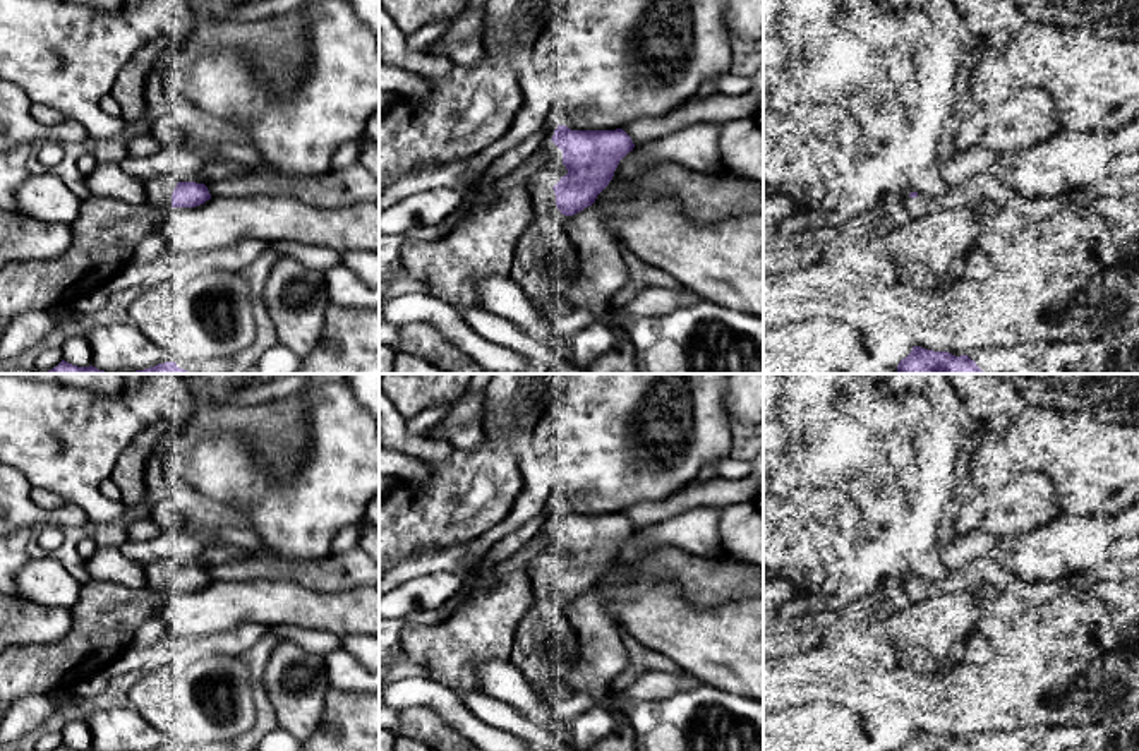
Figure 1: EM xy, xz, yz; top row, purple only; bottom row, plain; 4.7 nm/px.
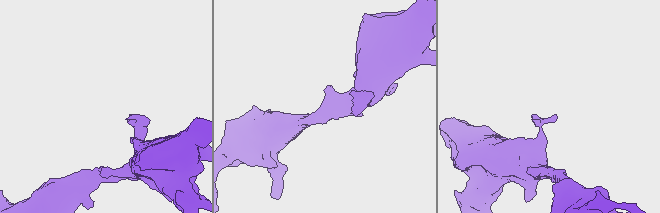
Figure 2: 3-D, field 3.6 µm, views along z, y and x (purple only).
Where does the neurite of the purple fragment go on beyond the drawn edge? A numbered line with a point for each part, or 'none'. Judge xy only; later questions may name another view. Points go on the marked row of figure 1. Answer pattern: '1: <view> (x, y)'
1: xy (158, 189)

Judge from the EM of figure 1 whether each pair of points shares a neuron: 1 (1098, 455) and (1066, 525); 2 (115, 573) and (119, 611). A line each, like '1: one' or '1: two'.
1: two
2: two

